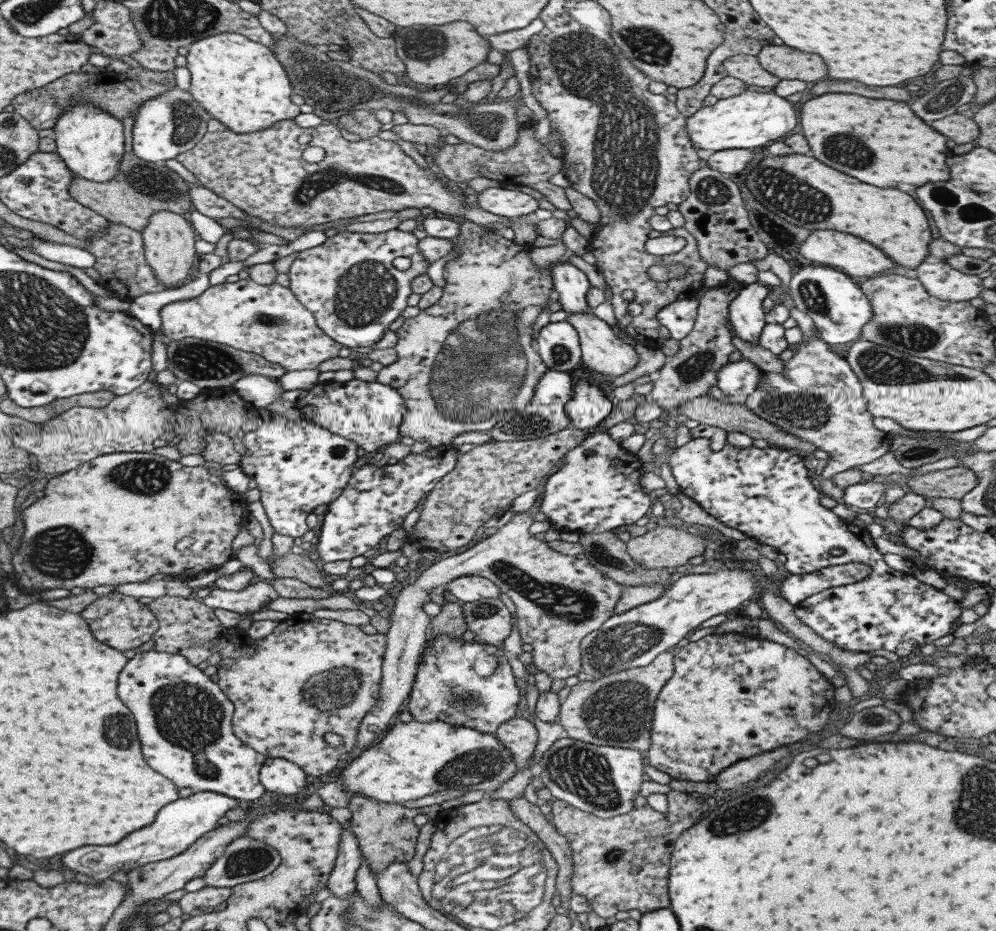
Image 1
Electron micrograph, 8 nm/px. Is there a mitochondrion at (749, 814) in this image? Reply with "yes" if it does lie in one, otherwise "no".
yes

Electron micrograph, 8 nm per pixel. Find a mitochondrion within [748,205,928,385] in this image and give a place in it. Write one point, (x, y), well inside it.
(810, 292)

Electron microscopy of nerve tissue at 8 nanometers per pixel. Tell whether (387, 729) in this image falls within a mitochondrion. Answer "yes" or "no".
no

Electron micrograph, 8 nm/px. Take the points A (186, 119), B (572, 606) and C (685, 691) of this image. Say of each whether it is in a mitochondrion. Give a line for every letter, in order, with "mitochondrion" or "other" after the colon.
A: mitochondrion
B: mitochondrion
C: other

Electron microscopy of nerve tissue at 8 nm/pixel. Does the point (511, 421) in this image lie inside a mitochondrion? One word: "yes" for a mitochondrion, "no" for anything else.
yes

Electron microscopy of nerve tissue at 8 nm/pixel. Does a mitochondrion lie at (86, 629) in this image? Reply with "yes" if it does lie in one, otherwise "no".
no

